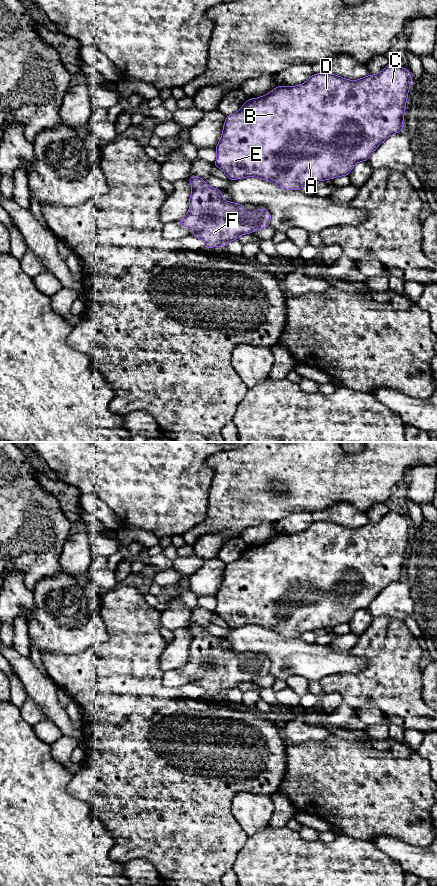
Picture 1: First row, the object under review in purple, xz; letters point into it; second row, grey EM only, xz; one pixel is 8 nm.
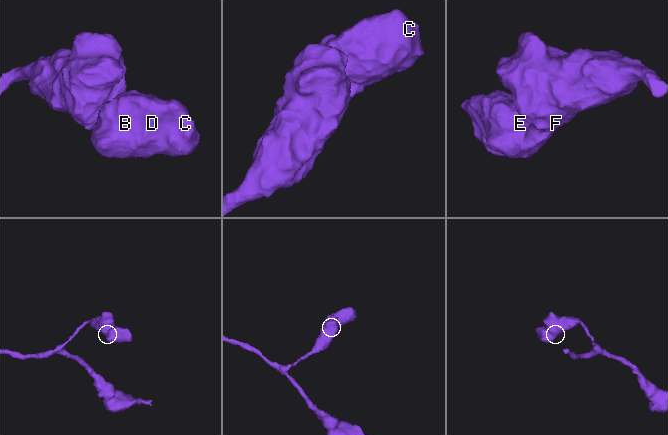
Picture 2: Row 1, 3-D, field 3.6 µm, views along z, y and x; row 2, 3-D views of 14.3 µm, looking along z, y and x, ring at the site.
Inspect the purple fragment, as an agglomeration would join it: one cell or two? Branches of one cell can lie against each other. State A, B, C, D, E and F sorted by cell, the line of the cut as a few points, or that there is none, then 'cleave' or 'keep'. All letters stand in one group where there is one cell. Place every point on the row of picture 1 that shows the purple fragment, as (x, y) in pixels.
A B C D E F | no cut | keep

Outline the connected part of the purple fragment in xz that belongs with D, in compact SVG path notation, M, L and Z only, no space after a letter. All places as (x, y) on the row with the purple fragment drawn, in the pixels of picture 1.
M389 63L380 73L368 75L359 80L348 80L341 76L321 72L313 74L305 83L297 86L277 86L268 94L248 99L239 111L226 116L221 138L215 148L217 159L213 165L221 169L229 180L242 179L245 177L257 177L276 184L285 190L300 190L305 184L314 184L317 181L334 179L340 176L348 176L353 166L358 162L367 161L377 147L389 136L403 131L403 119L405 105L410 89L412 77L406 68L394 63Z

